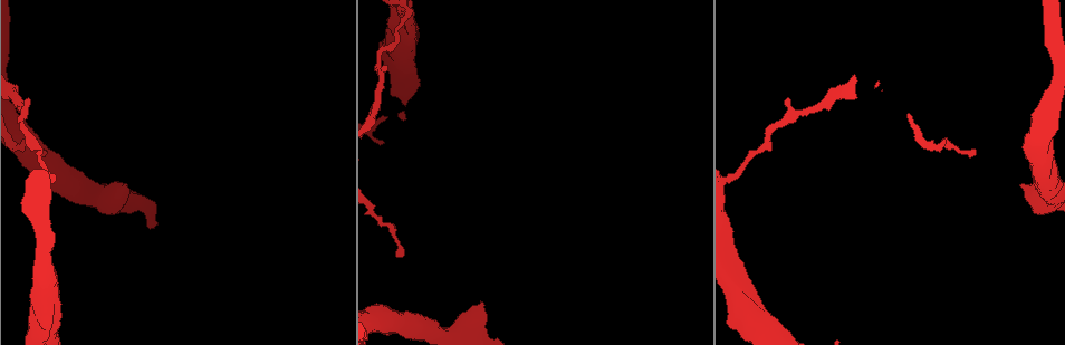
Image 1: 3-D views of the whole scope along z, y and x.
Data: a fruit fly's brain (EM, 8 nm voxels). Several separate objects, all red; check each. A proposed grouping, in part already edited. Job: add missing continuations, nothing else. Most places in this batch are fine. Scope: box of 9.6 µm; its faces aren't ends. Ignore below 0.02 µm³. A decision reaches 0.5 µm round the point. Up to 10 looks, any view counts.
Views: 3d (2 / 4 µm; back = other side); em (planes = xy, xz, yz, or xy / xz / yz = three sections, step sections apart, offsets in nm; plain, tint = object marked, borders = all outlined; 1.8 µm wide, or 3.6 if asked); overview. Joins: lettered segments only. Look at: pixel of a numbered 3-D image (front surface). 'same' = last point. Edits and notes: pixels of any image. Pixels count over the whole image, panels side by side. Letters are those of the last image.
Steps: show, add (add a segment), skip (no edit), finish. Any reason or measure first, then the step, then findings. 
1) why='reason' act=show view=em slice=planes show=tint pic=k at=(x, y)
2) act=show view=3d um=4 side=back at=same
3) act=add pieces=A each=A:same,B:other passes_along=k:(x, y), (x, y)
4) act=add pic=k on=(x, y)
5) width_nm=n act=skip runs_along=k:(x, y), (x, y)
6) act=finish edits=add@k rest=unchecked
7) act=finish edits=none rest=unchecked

why='stops while still wide' act=show view=3d um=2 pic=1 at=(44, 250)

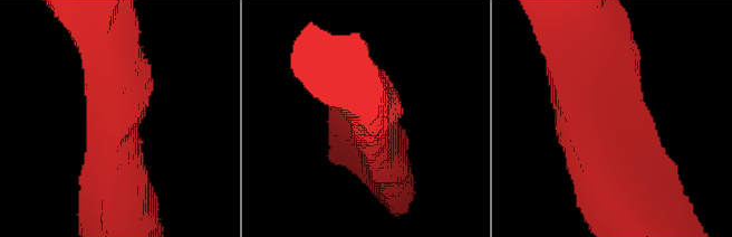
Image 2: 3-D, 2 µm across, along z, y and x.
act=show view=em slice=xy step=8 show=tint pic=2 at=(364, 160)

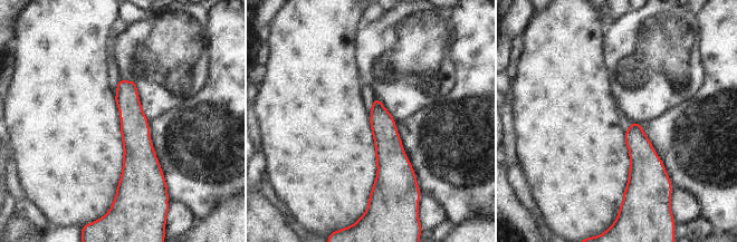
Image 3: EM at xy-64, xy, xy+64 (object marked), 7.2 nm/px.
why='what lies round it' act=show view=em slice=xy step=8 show=borders at=same

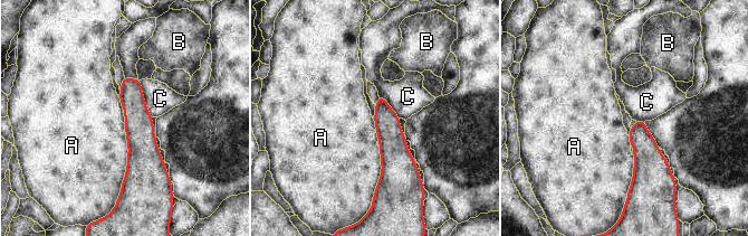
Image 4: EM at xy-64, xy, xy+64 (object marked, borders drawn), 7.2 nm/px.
longest_contact=A:500nm act=skip each=A:other,B:other,C:other border=4:(124, 123), (127, 168), (118, 194) found='no lettered segment goes on from it'

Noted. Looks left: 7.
act=show view=3d um=4 pic=1 at=(482, 303)

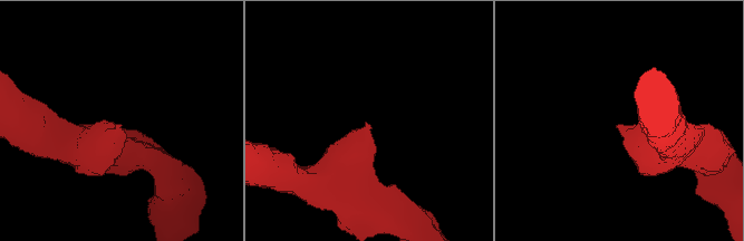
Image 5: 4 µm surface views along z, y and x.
act=show view=em slice=planes show=borders pic=5 at=(367, 124)

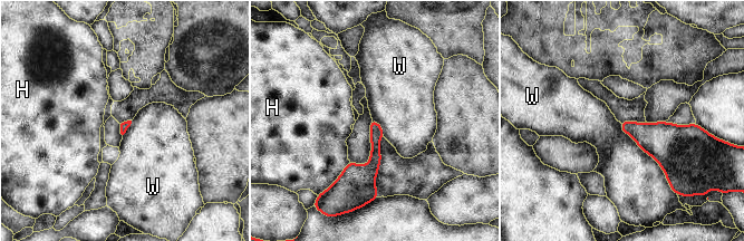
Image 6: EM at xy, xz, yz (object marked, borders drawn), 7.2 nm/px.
act=skip each=H:other,W:other runs_along=6:(373, 123), (369, 192) found='no lettered segment goes on from it'

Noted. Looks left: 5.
why='thin end' act=show view=em slice=xy step=8 show=borders pic=1 at=(399, 257)

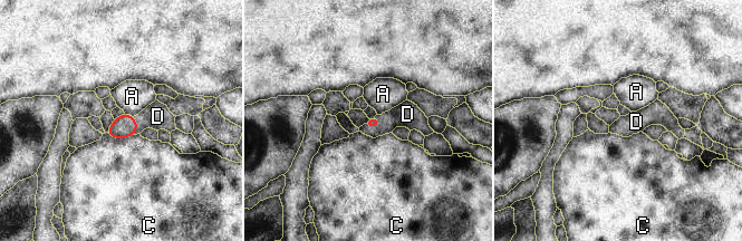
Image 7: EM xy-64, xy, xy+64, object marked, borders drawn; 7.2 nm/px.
why='cut it another way' act=show view=em slice=planes show=borders at=same

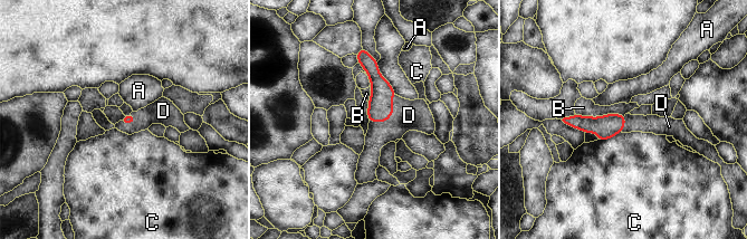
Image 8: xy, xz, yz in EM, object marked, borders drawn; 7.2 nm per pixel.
act=add pieces=D each=A:other,B:other,C:other,D:same passes_along=8:(380, 105), (391, 114), (409, 115) found='it goes on there'

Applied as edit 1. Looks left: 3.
why='tapers out' act=show view=3d um=4 side=back pic=1 at=(787, 99)

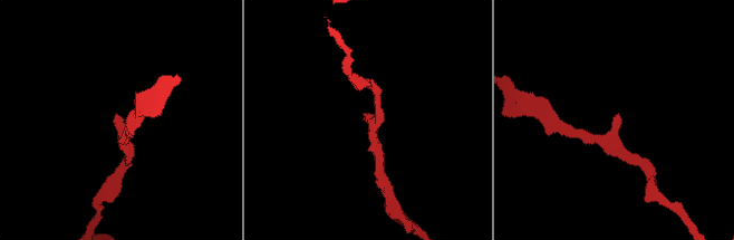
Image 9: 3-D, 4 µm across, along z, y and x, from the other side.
why='now the EM' act=show view=em slice=planes show=borders pic=9 at=(116, 116)

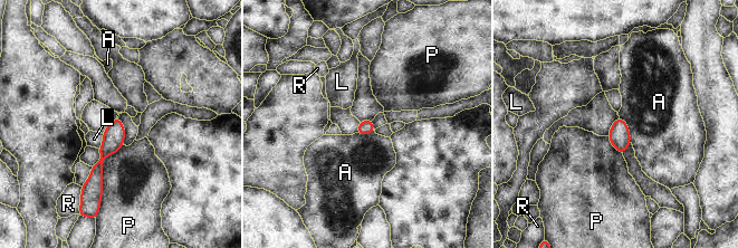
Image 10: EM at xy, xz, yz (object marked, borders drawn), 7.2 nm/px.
width_nm=100 act=skip each=A:other,L:other,P:other,R:other found='no lettered segment goes on from it'

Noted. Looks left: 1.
act=finish edits=add@8 rest=unchecked

